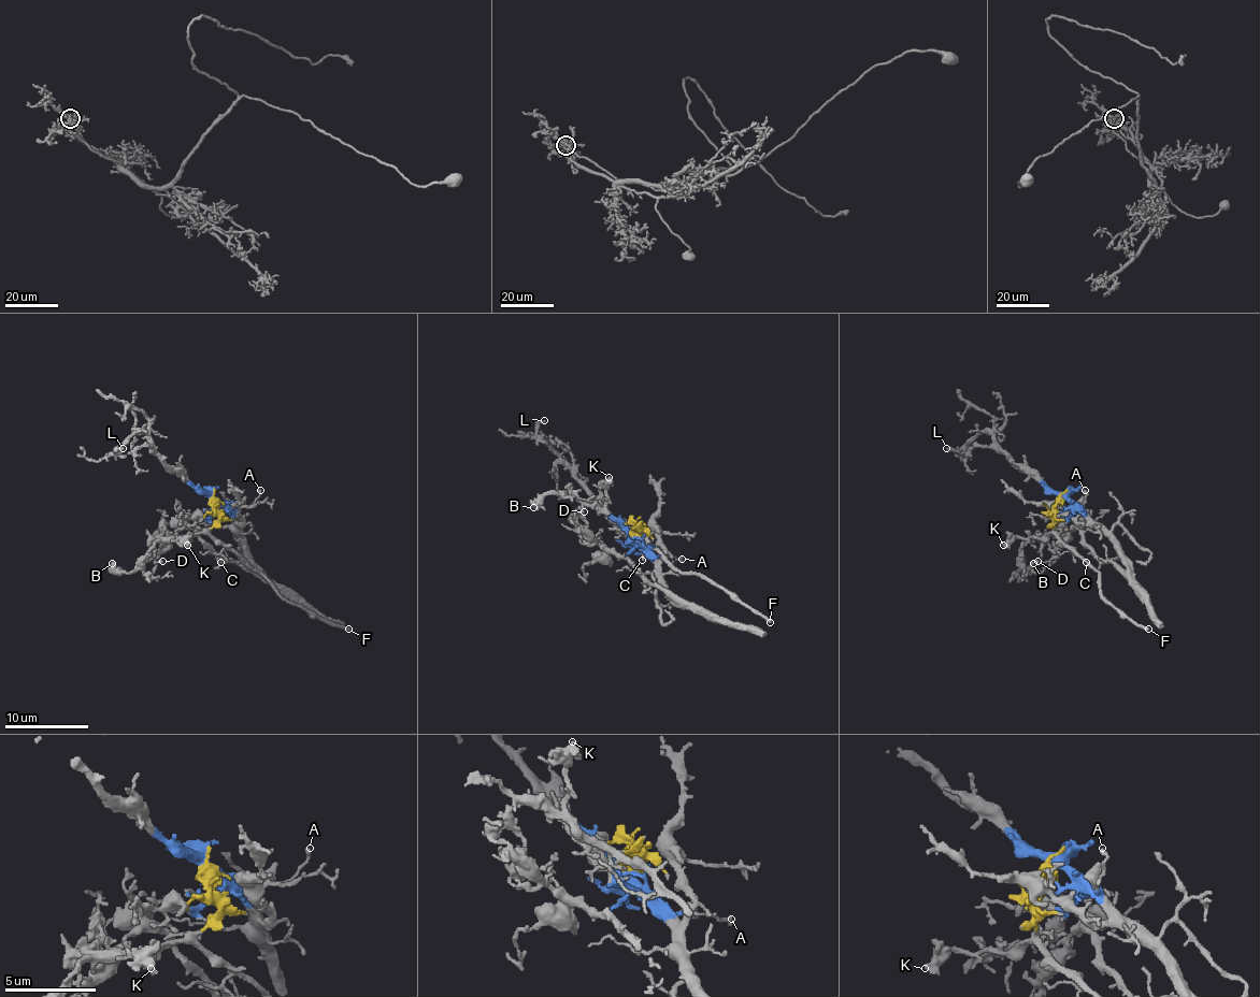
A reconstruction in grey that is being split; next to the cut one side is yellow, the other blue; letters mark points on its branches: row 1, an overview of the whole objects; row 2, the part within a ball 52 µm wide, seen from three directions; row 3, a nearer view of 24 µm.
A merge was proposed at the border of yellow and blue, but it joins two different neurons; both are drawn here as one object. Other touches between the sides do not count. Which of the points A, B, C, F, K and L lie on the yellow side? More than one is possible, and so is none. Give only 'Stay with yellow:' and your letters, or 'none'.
Stay with yellow: B, C, F, K

